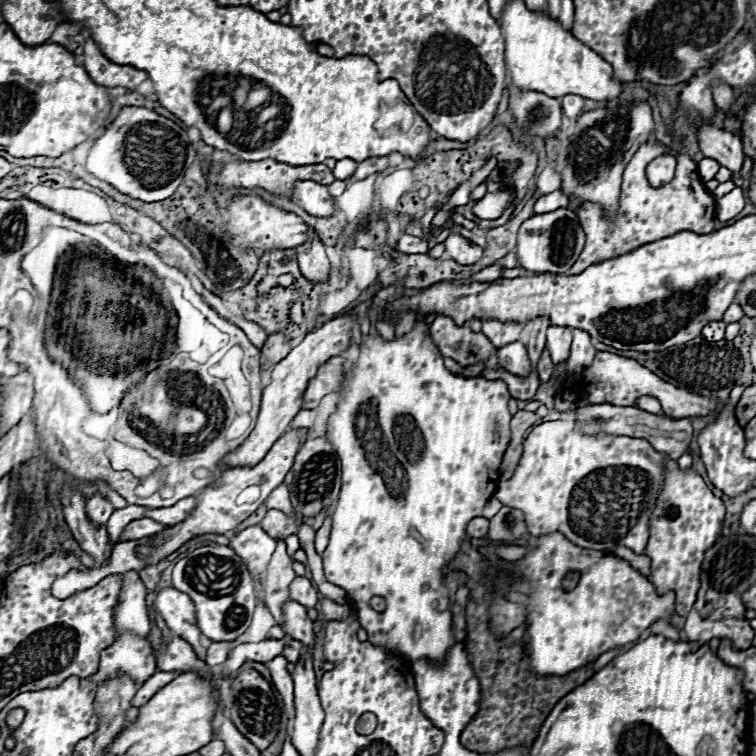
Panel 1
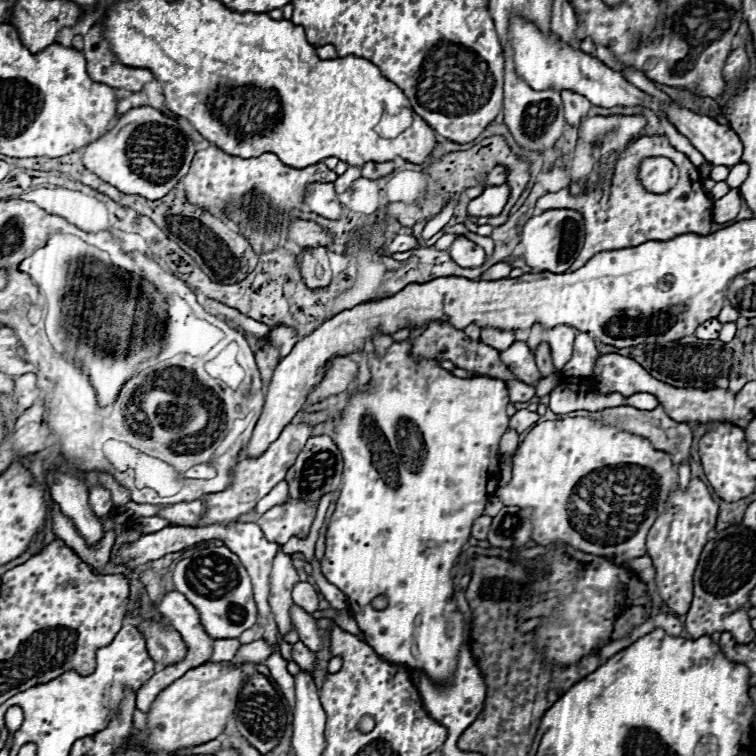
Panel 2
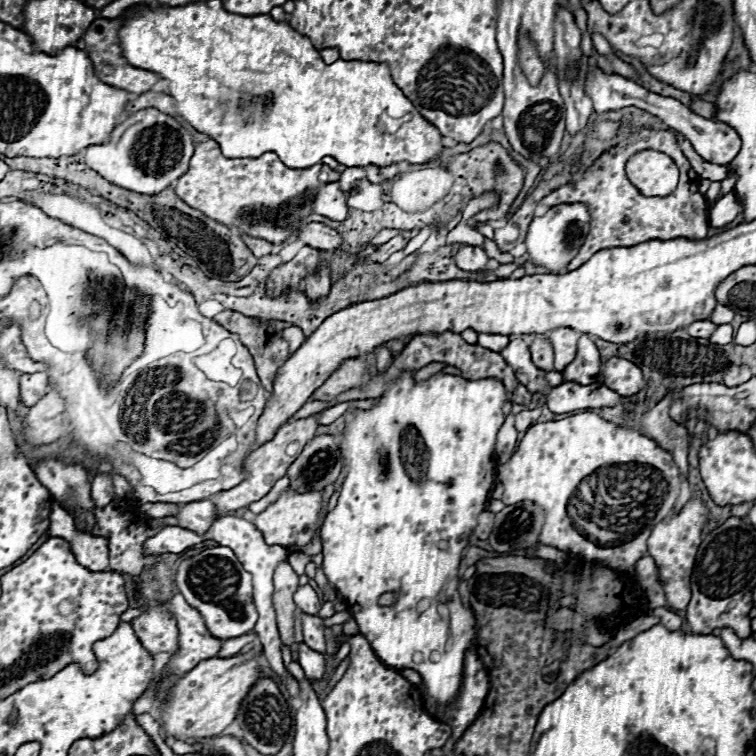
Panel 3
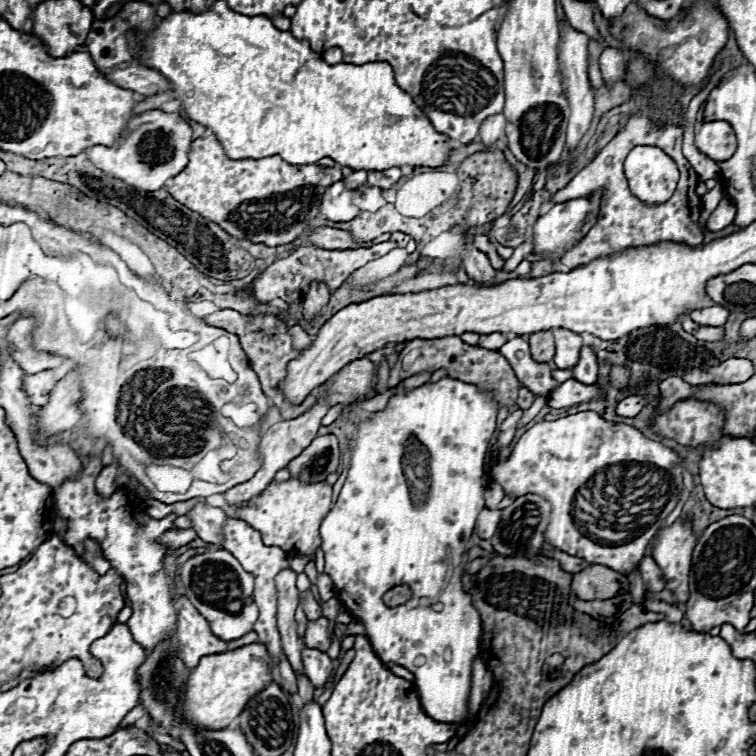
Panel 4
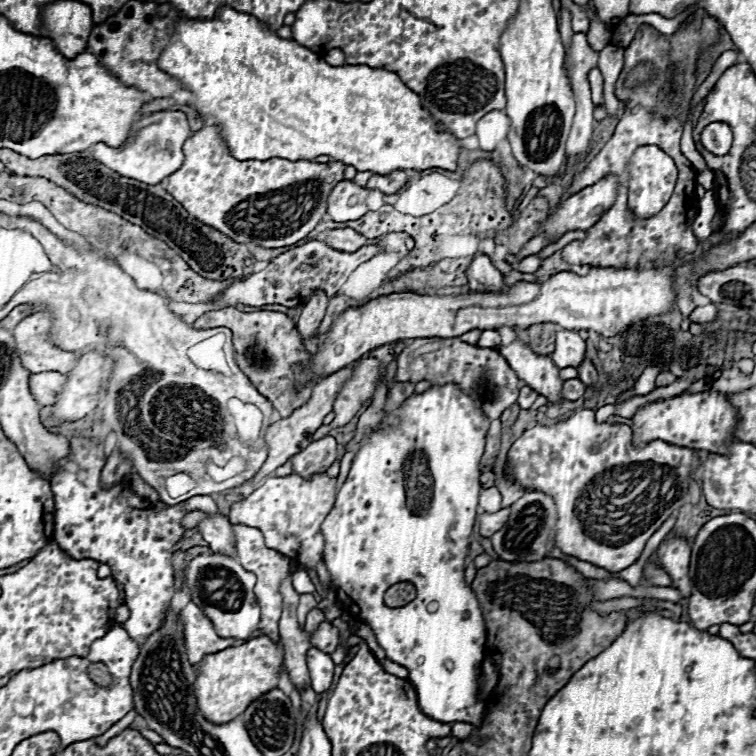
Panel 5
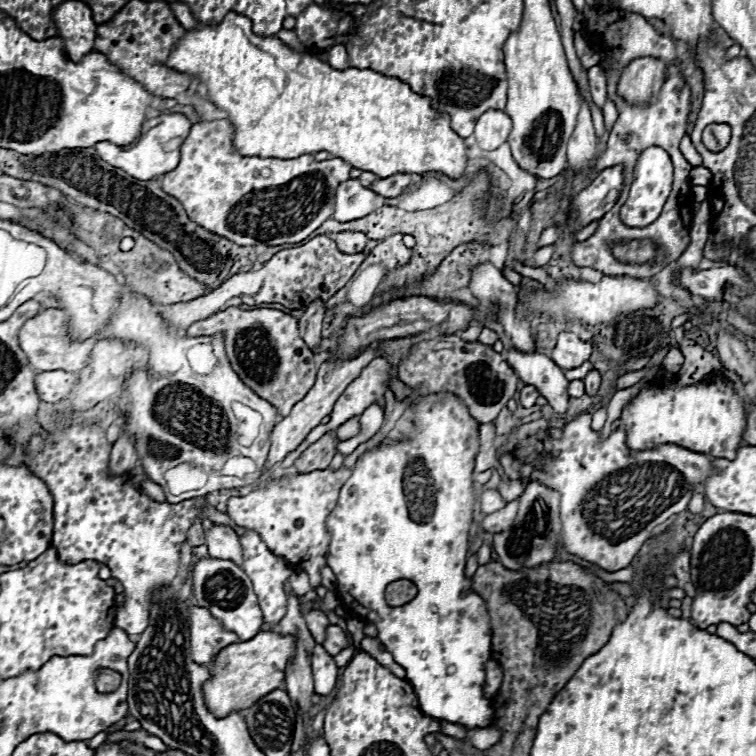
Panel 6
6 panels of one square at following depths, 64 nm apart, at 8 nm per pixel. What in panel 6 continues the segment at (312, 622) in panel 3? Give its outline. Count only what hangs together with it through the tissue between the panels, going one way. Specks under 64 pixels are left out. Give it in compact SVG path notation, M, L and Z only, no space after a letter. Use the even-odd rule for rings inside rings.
M328 626L328 628L326 628L326 638L324 638L322 646L326 648L328 654L334 656L334 654L338 654L342 648L350 646L350 640L348 640L348 636L342 632L340 626Z

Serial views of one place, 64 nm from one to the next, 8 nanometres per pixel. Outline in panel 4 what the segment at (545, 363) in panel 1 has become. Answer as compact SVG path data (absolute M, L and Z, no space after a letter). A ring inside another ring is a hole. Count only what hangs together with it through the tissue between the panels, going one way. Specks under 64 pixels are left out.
M552 330L530 334L530 352L536 362L552 362L552 358L554 358Z

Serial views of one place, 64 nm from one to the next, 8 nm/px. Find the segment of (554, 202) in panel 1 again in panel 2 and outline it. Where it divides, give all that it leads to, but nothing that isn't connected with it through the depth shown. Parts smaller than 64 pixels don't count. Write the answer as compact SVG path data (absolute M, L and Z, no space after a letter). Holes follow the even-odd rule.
M642 136L634 140L624 152L624 156L616 162L614 178L606 192L594 190L594 192L584 192L580 196L572 196L568 188L562 188L560 192L548 192L542 198L538 198L536 208L540 208L542 212L556 208L572 208L584 216L586 242L576 262L570 266L570 270L574 272L576 268L582 268L596 252L632 248L648 240L670 240L686 232L706 236L710 234L712 226L712 204L714 200L710 200L708 194L702 190L698 168L690 162L686 154L674 150L674 146L668 144L666 136ZM650 156L668 156L680 168L680 180L672 190L664 194L652 194L642 186L638 178L638 168L640 162Z

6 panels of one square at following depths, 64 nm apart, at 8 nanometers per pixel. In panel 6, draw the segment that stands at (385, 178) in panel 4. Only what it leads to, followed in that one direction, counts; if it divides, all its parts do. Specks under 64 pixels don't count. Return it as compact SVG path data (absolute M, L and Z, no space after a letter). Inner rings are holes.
M396 174L396 176L388 176L388 180L378 178L376 182L370 184L370 188L376 194L382 194L386 198L394 198L394 196L400 196L410 184L412 184L412 180L408 174Z

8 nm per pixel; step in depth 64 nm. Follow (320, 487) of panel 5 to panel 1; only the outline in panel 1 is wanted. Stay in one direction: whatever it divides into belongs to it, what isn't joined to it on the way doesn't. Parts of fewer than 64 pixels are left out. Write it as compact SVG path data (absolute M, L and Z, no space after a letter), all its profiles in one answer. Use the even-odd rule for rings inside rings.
M268 510L262 520L262 528L272 538L288 538L290 534L298 532L298 522L294 518L288 518L280 510Z

